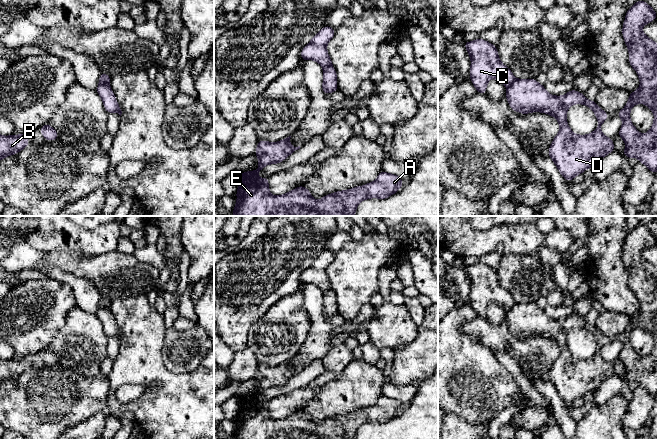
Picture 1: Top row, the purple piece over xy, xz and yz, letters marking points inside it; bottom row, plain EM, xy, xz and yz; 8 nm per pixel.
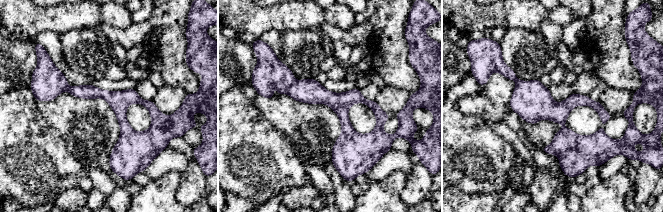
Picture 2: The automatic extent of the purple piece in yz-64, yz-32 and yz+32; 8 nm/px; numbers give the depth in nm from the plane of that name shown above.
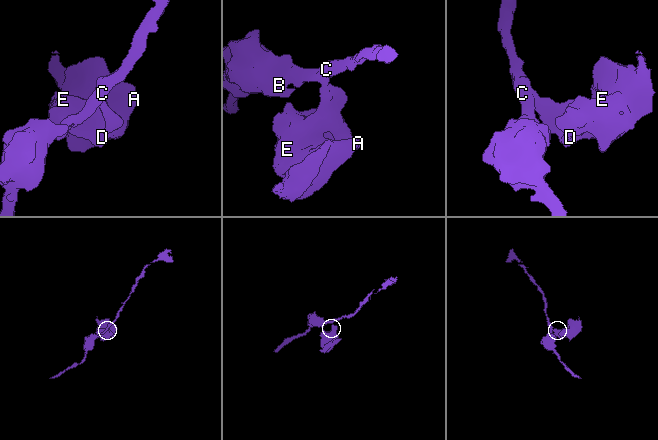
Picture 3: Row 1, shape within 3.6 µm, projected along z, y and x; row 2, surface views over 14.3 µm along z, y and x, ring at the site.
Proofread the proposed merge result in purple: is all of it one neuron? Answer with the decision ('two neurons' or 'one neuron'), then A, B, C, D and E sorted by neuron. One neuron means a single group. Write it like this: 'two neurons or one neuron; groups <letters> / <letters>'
two neurons; groups A D E / B C

